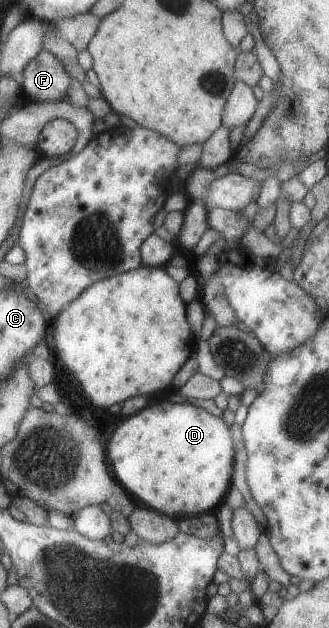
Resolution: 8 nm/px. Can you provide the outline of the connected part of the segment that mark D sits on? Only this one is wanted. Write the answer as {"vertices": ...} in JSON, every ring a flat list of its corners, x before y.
{"vertices":[[158,402,115,427,107,443,107,462,136,504,180,520,215,512,223,503,234,468,234,445,221,418,192,404]]}

